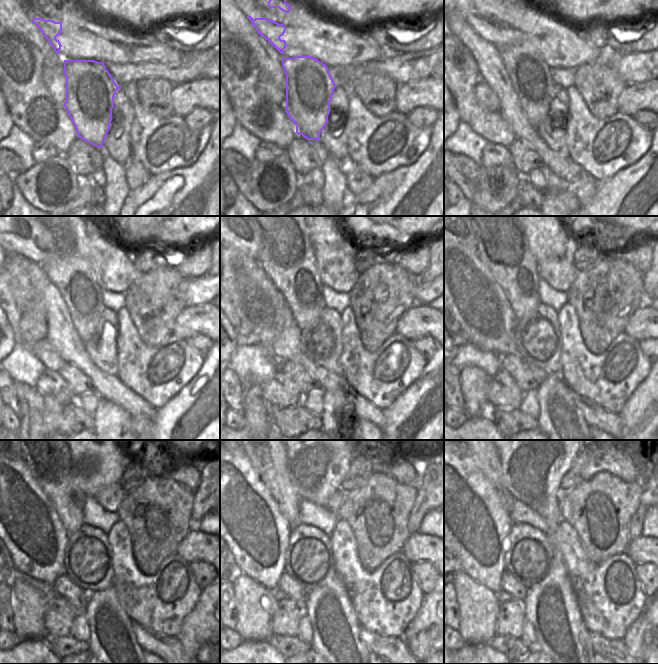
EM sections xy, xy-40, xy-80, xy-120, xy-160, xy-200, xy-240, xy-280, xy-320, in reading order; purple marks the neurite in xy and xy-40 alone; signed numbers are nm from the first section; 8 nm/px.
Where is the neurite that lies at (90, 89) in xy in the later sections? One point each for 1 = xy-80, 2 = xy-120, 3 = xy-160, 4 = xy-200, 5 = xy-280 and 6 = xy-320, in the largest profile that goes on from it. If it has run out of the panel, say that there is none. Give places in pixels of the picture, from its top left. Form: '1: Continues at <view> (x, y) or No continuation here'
1: Continues at xy-80 (530, 74)
2: Continues at xy-120 (81, 292)
3: Continues at xy-160 (283, 263)
4: Continues at xy-200 (508, 263)
5: Continues at xy-280 (269, 460)
6: Continues at xy-320 (488, 460)

